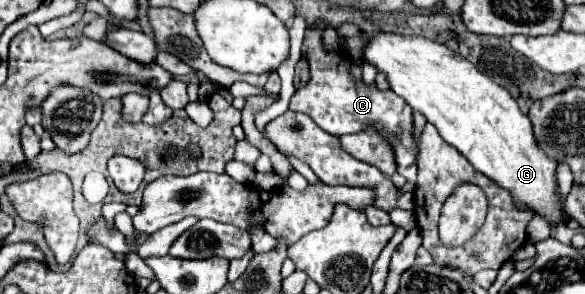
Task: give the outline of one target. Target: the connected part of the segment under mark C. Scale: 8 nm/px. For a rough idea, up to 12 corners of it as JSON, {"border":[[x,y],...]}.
{"border":[[306,30],[310,82],[290,100],[334,136],[366,128],[416,182],[412,108],[392,90],[352,80],[350,58]]}

